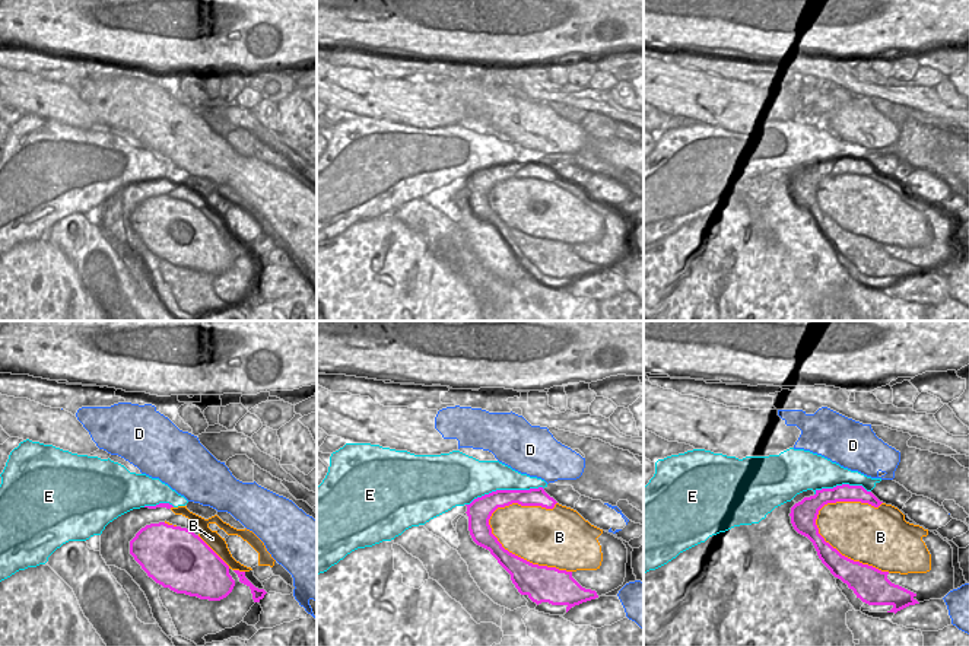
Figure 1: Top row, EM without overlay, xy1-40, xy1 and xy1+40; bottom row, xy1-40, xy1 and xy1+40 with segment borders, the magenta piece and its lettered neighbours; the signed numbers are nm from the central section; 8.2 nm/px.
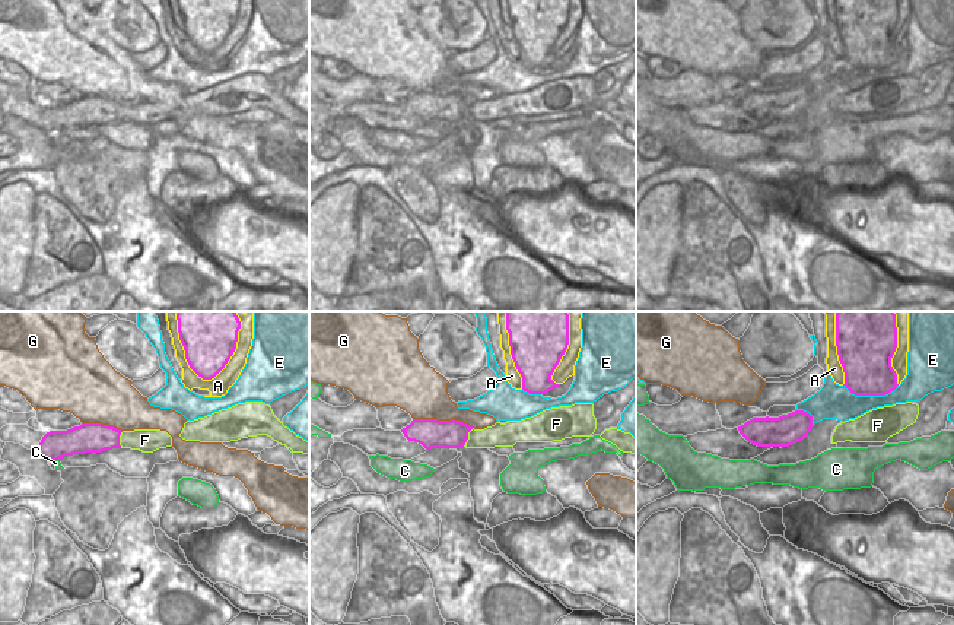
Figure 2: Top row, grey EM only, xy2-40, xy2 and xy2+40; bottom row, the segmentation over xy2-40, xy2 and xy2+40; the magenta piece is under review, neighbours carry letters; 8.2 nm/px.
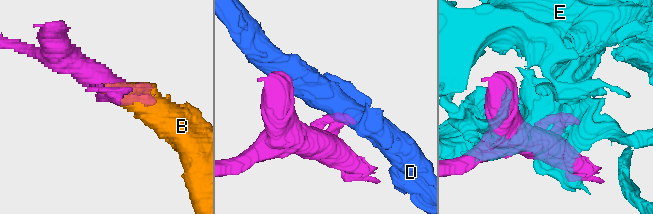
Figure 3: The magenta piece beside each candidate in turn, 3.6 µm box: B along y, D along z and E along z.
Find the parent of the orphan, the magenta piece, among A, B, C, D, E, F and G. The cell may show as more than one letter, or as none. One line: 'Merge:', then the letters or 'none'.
Merge: B

